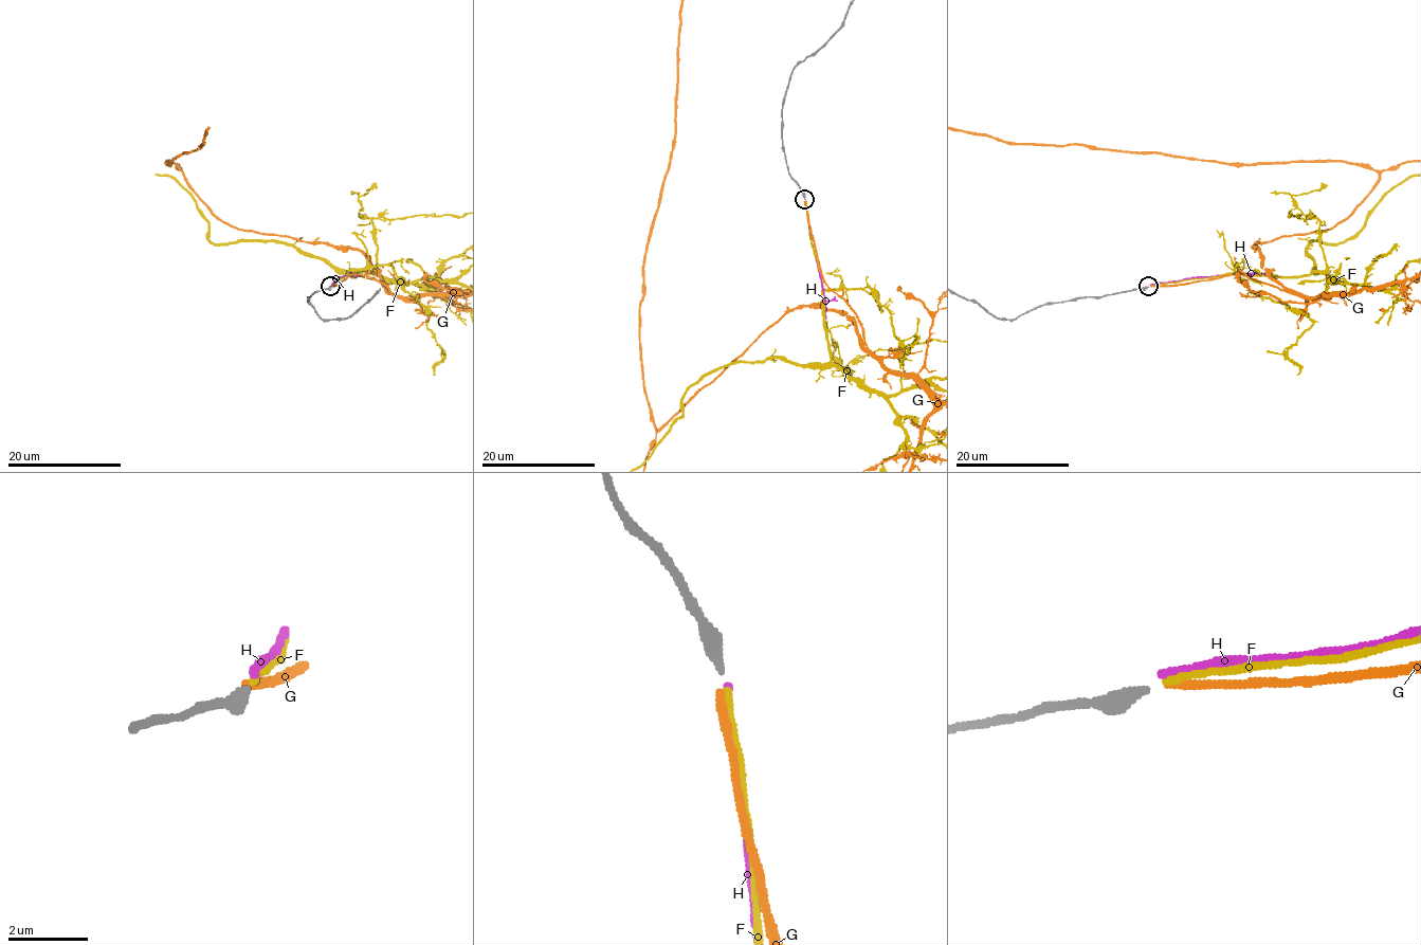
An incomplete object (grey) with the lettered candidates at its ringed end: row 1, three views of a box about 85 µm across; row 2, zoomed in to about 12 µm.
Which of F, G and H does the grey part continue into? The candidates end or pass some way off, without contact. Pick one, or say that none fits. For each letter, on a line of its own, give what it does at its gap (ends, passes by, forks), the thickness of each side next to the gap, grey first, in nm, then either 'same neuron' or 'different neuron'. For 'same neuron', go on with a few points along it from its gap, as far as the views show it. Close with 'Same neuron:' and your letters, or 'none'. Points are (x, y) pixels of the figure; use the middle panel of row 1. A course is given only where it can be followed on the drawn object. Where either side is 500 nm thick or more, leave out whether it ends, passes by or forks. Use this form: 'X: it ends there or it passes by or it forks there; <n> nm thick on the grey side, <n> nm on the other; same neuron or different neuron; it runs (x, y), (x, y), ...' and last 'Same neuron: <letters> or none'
F: it ends there; 320 nm thick on the grey side, 180 nm on the other; same neuron
G: it ends there; 320 nm thick on the grey side, 200 nm on the other; different neuron
H: it ends there; 320 nm thick on the grey side, 180 nm on the other; different neuron
Same neuron: F

